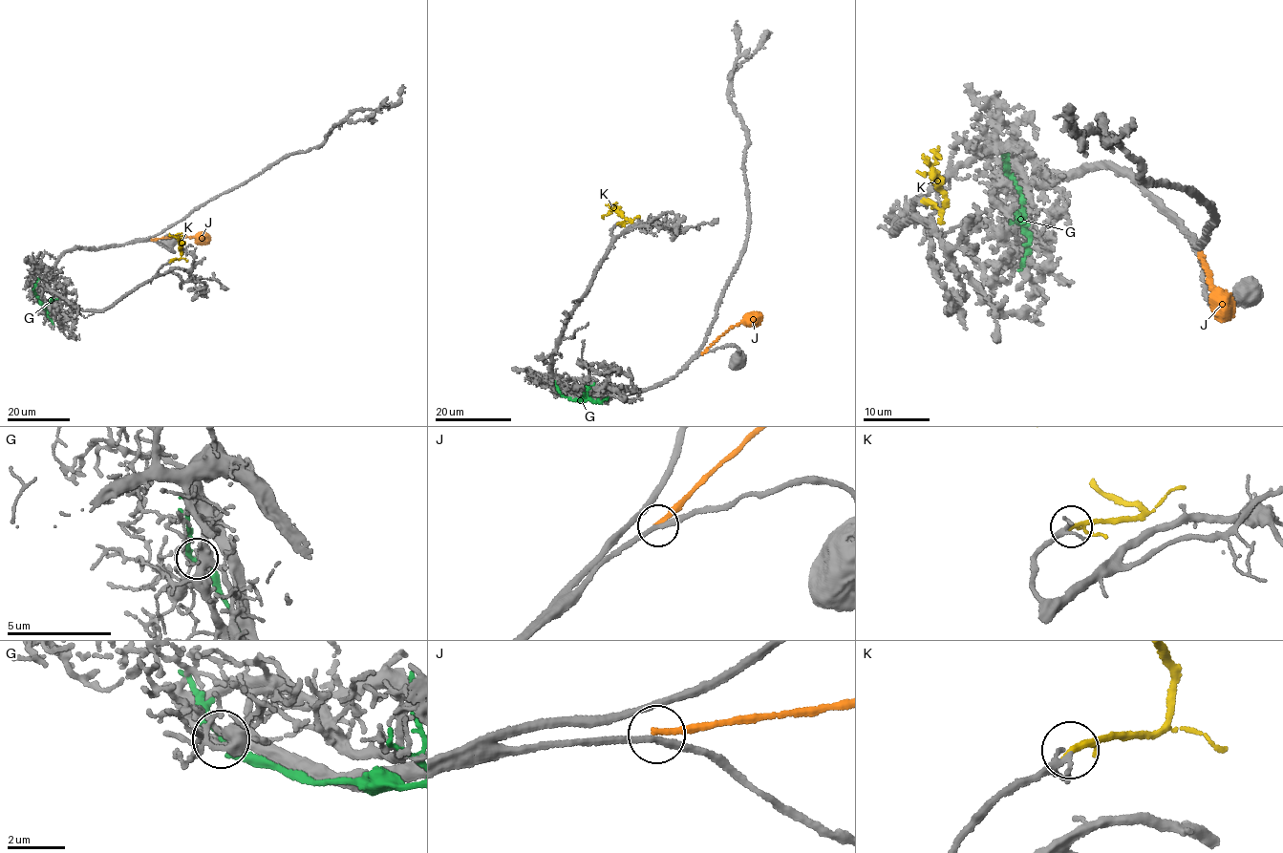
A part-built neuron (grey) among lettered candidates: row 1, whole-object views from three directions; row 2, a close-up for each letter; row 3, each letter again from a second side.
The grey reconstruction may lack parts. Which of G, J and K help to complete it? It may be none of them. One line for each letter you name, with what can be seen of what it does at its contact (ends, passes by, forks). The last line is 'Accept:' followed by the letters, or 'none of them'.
K: it passes by
Accept: K

